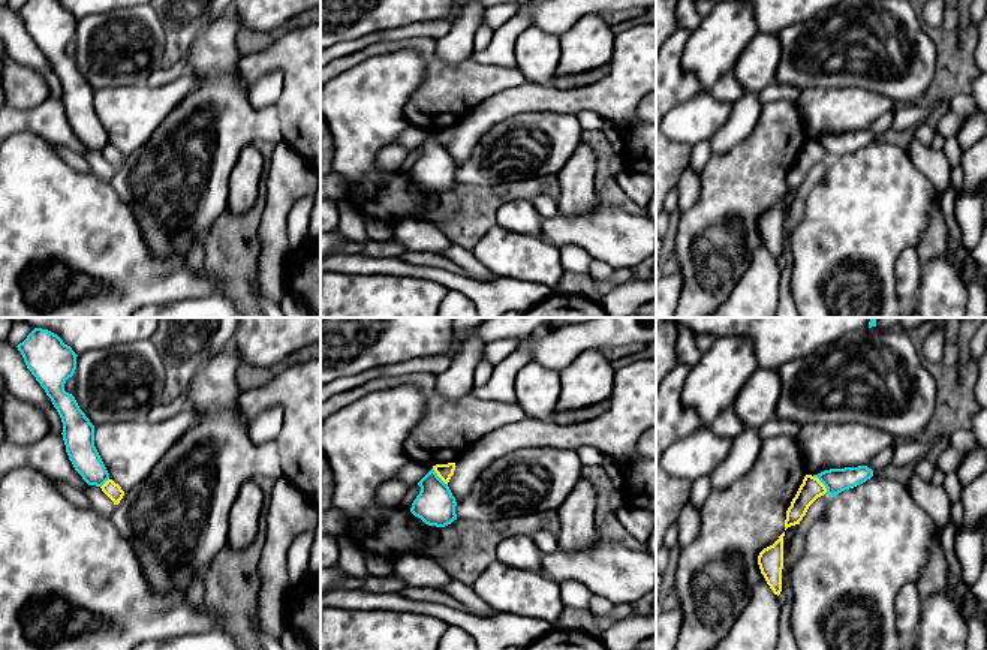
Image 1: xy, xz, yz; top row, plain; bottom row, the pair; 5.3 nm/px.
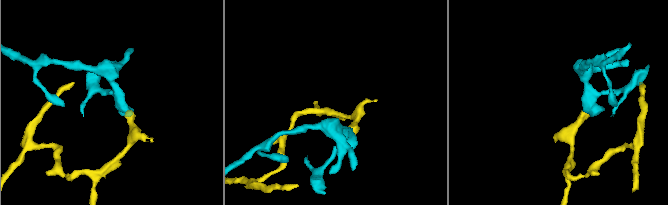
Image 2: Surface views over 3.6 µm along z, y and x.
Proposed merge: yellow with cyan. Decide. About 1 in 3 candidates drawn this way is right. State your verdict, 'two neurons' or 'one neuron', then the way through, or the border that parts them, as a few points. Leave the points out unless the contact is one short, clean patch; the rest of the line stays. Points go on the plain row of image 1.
two neurons; border along yz (814, 140), (827, 156)

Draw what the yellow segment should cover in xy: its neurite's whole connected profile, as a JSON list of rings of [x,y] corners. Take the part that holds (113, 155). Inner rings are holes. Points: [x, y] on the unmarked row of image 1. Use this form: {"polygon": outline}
{"polygon": [[[108,144],[100,153],[114,166],[114,169],[118,169],[124,160],[121,151],[112,144]]]}

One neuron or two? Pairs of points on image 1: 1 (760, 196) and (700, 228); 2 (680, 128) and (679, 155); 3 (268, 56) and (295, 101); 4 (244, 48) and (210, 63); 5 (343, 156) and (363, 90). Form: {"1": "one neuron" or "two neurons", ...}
{"1": "one neuron", "2": "two neurons", "3": "one neuron", "4": "two neurons", "5": "one neuron"}

